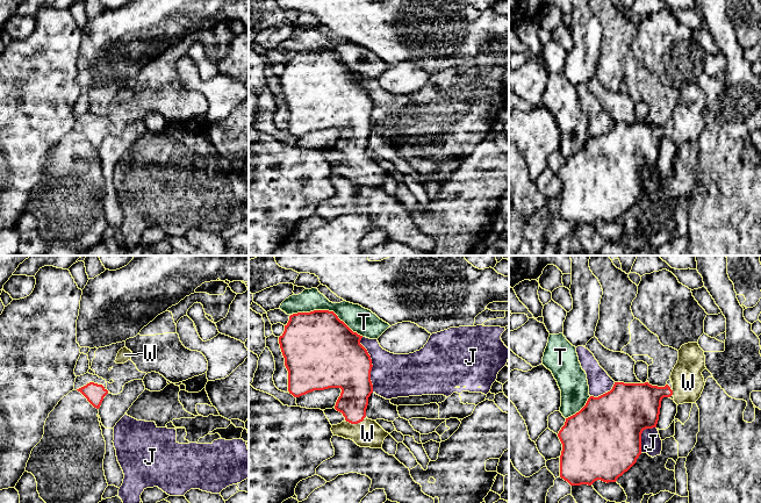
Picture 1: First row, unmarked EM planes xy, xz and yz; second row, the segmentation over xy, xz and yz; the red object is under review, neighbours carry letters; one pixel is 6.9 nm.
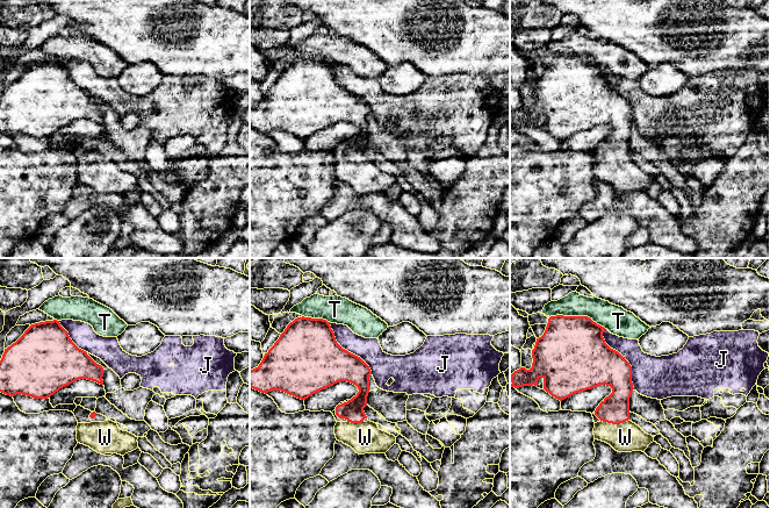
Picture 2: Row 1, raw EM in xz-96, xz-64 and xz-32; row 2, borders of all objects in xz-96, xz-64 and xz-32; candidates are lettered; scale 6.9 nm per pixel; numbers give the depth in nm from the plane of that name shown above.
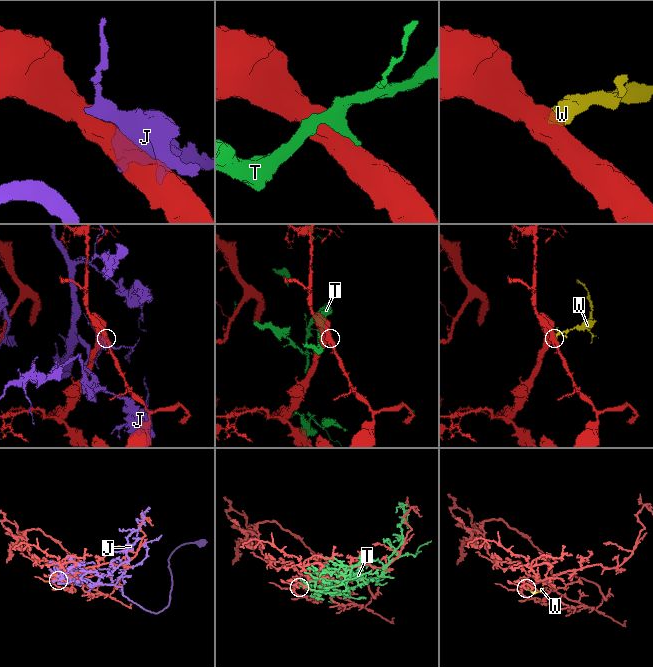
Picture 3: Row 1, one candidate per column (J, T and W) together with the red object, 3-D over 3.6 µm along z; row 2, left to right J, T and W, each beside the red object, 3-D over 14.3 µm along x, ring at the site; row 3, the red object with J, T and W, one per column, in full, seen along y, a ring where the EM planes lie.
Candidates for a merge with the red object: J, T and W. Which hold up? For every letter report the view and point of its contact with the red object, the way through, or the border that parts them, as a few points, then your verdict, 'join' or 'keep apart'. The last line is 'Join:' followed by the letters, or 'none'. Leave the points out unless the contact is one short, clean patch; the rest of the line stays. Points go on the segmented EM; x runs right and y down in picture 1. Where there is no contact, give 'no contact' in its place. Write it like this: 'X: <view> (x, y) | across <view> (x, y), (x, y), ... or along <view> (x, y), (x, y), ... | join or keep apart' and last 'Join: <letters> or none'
J: xz (372, 365) | keep apart
T: xz (327, 310) | keep apart
W: xz (354, 423) | across xz (357, 387), (354, 393), (354, 423), (367, 433) | join
Join: W

